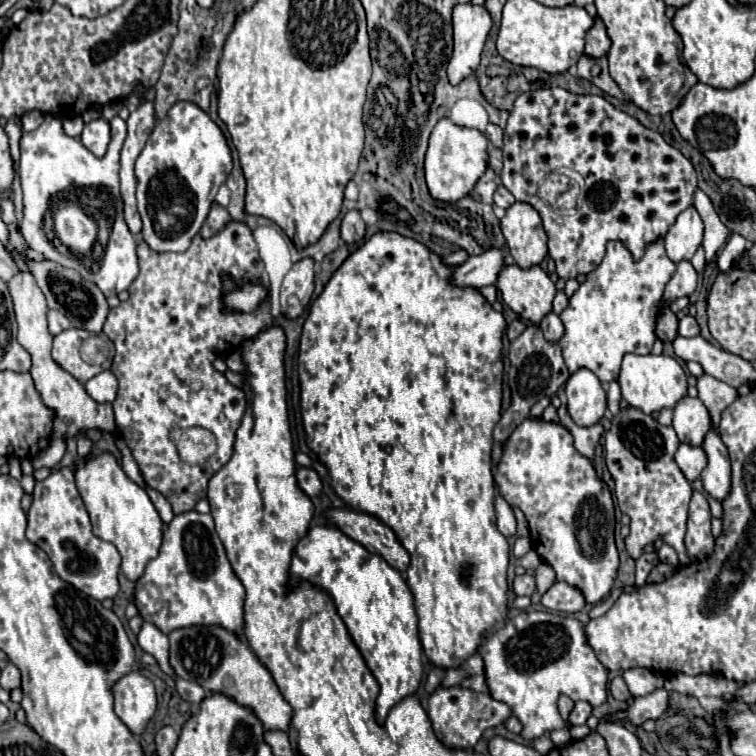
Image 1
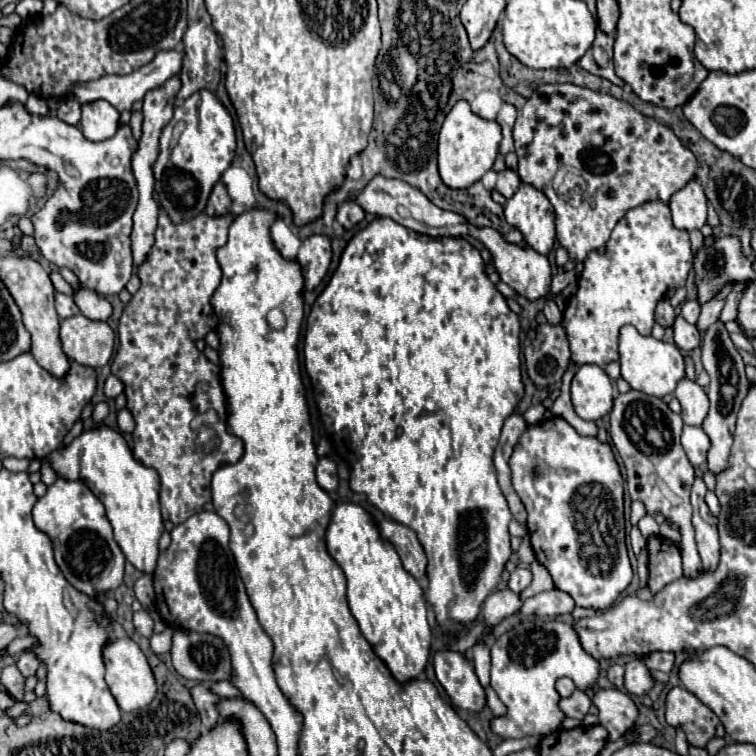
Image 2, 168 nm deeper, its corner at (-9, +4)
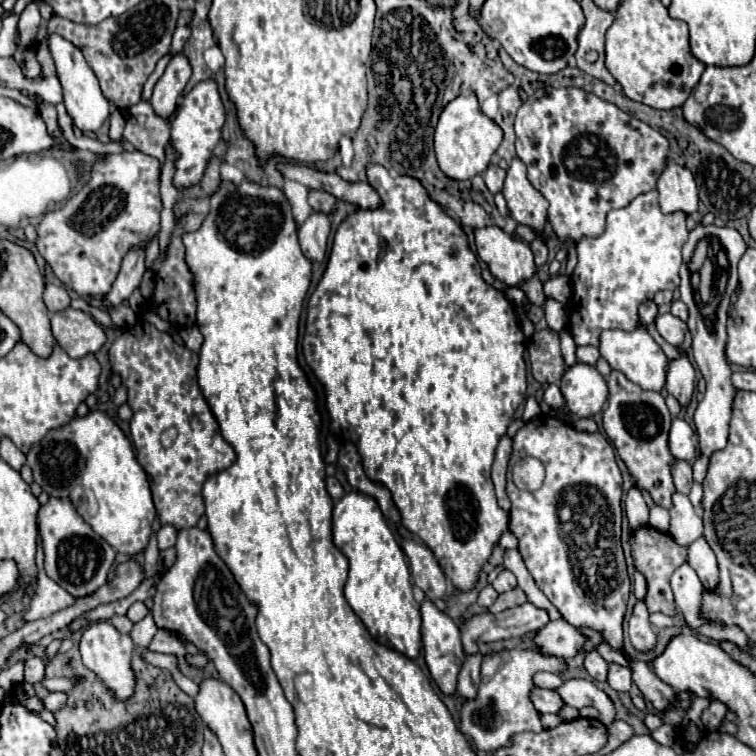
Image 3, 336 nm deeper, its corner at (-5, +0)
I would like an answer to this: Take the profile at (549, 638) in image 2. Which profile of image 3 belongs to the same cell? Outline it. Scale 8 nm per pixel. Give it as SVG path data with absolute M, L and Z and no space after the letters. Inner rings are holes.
M525 647L525 649L511 649L511 651L501 651L493 653L483 659L481 665L481 683L477 689L475 699L467 699L461 705L459 711L459 731L473 741L473 745L481 751L495 751L499 747L509 745L511 735L521 733L521 731L535 731L539 733L543 729L539 713L535 711L529 691L535 687L533 685L533 673L537 671L551 671L559 673L563 671L563 659L557 657L547 657L535 647Z

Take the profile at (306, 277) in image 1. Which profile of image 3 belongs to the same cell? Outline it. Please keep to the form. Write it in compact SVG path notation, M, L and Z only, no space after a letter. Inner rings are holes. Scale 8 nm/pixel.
M315 211L299 227L299 245L301 245L307 259L321 261L325 257L329 229L331 229L329 215L327 213L315 213Z

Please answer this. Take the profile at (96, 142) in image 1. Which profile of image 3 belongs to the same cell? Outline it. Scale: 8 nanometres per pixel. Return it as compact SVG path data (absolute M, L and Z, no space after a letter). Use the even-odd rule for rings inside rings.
M57 33L49 35L47 37L47 47L49 47L49 53L51 53L51 57L55 61L55 67L57 67L57 79L59 79L61 89L63 89L63 105L67 107L67 113L73 117L75 125L81 131L97 131L103 125L103 121L109 117L111 105L101 93L95 73L87 65L83 53L73 43L63 39L61 35L57 35Z

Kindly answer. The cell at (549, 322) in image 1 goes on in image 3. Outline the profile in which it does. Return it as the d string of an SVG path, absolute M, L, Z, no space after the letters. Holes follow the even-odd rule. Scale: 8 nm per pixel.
M531 277L527 281L523 281L523 285L519 285L519 289L525 293L525 297L533 303L533 305L543 305L545 303L545 295L543 295L543 285L539 281L539 277Z

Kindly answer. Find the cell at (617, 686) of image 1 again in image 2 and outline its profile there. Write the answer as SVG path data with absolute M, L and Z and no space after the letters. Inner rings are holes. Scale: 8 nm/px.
M613 665L609 671L607 671L607 677L609 677L609 681L619 689L619 691L623 691L623 665Z

